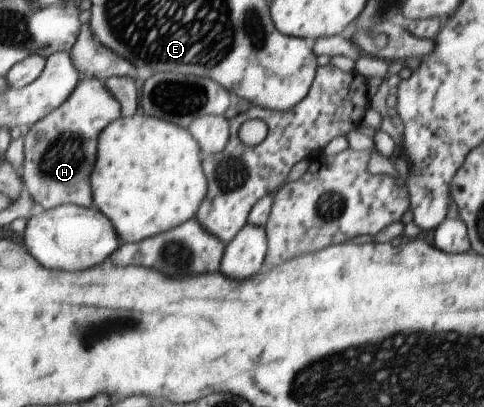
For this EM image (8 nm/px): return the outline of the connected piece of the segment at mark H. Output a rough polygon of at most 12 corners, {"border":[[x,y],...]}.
{"border":[[83,78],[26,129],[21,175],[47,210],[93,207],[99,136],[121,103]]}

